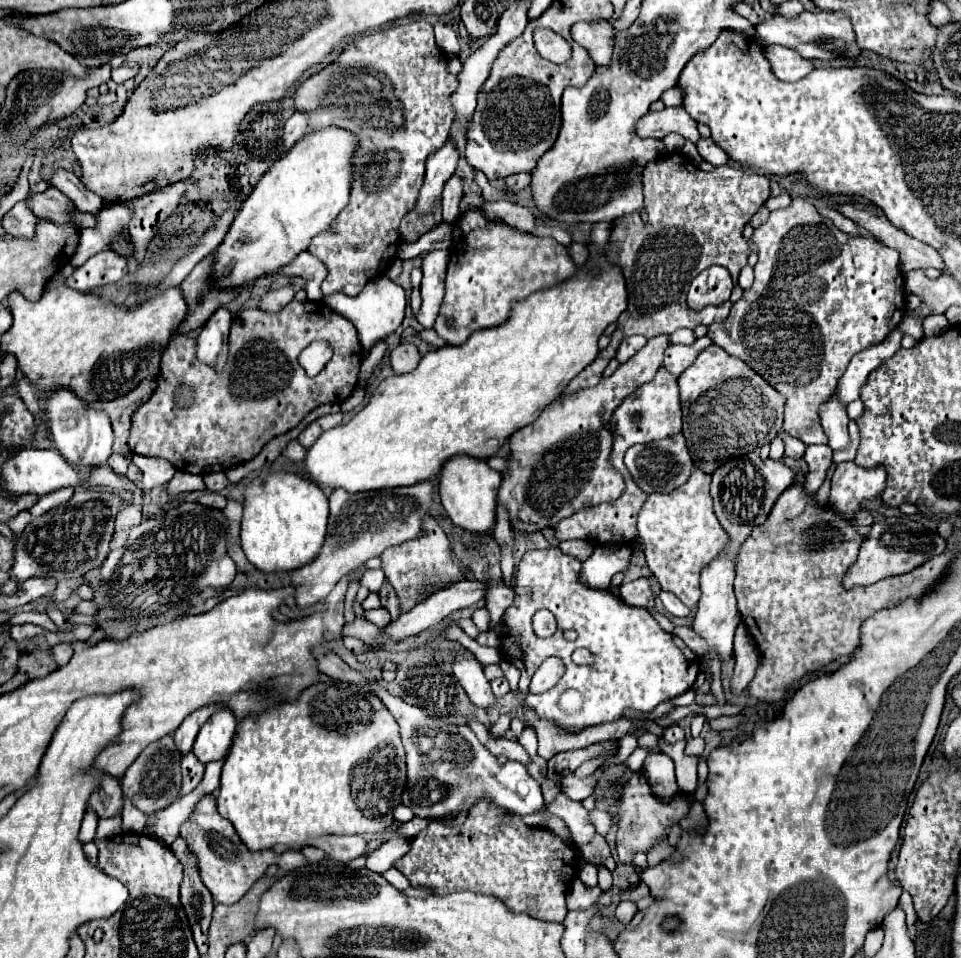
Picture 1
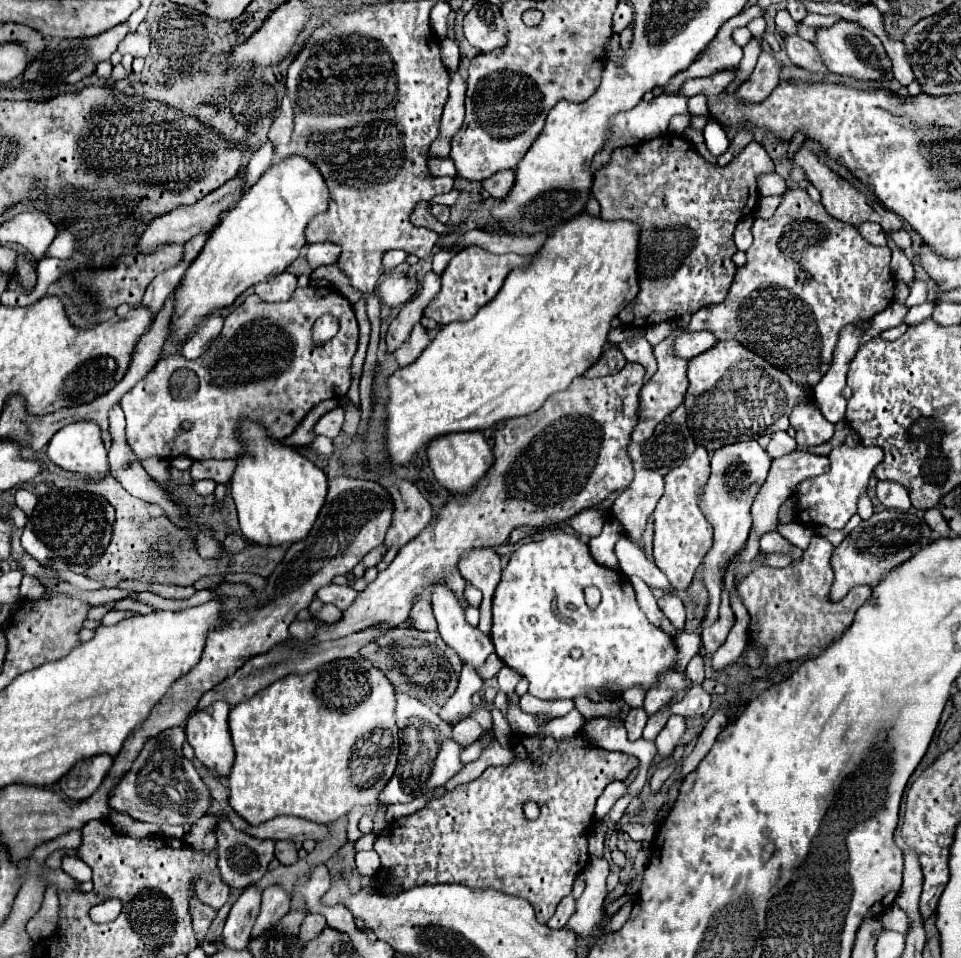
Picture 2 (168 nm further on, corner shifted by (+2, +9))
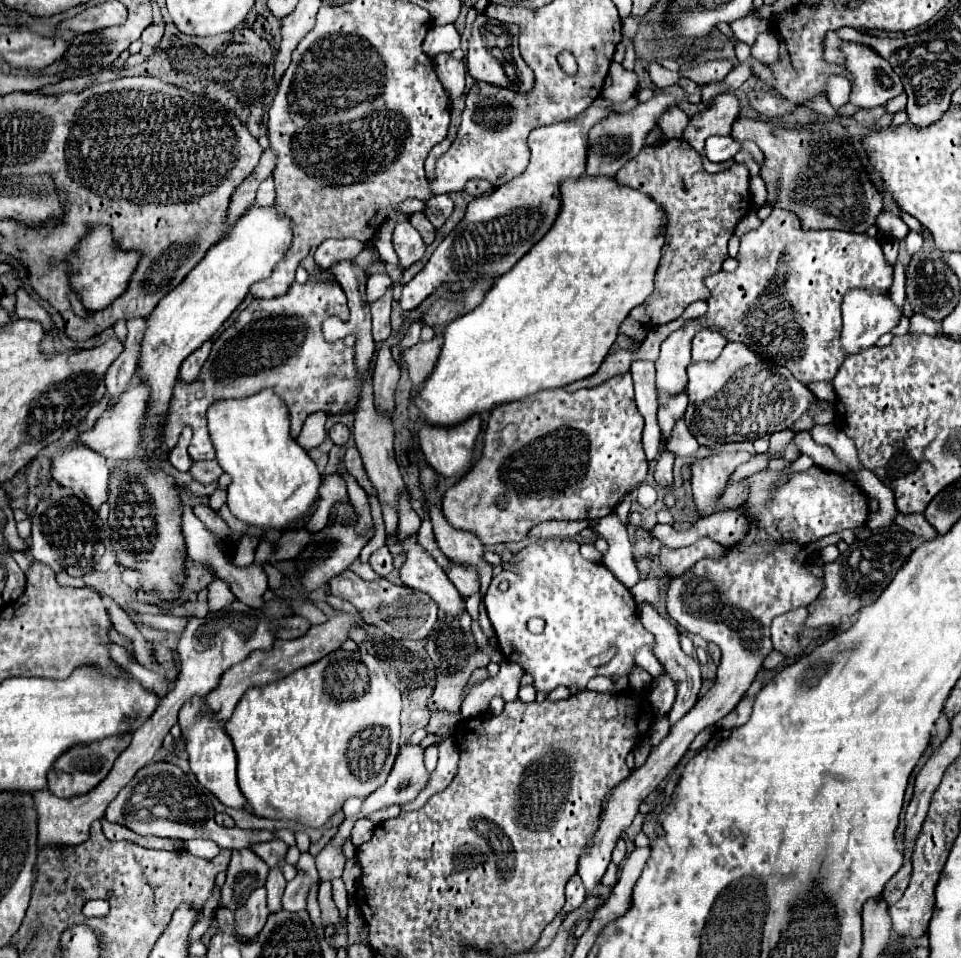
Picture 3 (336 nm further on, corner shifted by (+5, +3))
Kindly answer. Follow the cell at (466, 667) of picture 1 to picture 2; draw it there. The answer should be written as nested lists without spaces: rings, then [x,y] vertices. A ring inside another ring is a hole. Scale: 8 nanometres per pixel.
[[[446,583],[434,585],[432,609],[438,621],[438,633],[442,635],[444,643],[458,653],[462,665],[478,669],[494,651],[490,635],[484,635],[466,623],[464,611],[460,609],[454,591],[450,591]]]

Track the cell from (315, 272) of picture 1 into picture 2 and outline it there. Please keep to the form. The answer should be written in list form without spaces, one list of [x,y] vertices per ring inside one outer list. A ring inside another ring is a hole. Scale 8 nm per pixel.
[[[312,243],[308,245],[308,265],[312,269],[320,267],[320,265],[330,265],[338,259],[340,255],[340,247],[336,247],[334,243]]]

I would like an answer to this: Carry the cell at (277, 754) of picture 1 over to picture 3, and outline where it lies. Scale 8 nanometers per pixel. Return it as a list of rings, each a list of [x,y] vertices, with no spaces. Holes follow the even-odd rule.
[[[337,649],[329,655],[325,655],[323,659],[301,667],[299,671],[293,671],[289,677],[283,677],[275,683],[269,683],[265,687],[251,687],[247,689],[247,693],[241,697],[239,705],[233,711],[233,717],[225,723],[225,733],[231,737],[235,753],[237,753],[237,779],[239,779],[239,787],[241,793],[247,797],[249,809],[259,815],[259,817],[267,817],[267,819],[293,819],[301,825],[307,827],[321,827],[333,813],[337,813],[343,803],[349,797],[369,797],[375,789],[379,789],[379,785],[383,785],[383,781],[387,781],[387,773],[391,773],[395,757],[399,753],[399,713],[401,713],[401,693],[399,689],[385,677],[379,661],[369,655],[369,653],[347,653],[343,649]]]

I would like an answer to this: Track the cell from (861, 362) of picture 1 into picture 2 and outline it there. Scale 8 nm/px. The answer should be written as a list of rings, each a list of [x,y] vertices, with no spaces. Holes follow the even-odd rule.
[[[892,303],[886,311],[874,315],[874,319],[870,321],[870,327],[868,327],[868,329],[862,333],[862,337],[860,337],[860,345],[868,343],[868,341],[874,339],[874,337],[880,337],[884,331],[888,331],[888,329],[892,329],[892,327],[898,327],[898,325],[904,321],[906,313],[908,313],[908,307],[906,307],[906,305],[902,305],[902,303]]]

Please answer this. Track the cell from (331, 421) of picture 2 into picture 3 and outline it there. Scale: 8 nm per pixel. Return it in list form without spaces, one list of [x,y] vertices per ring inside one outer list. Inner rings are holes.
[[[337,423],[337,425],[331,427],[329,437],[331,437],[331,441],[333,441],[335,445],[343,447],[343,445],[347,445],[347,441],[349,441],[349,437],[351,437],[351,429],[345,427],[345,425],[341,425],[341,423]]]

